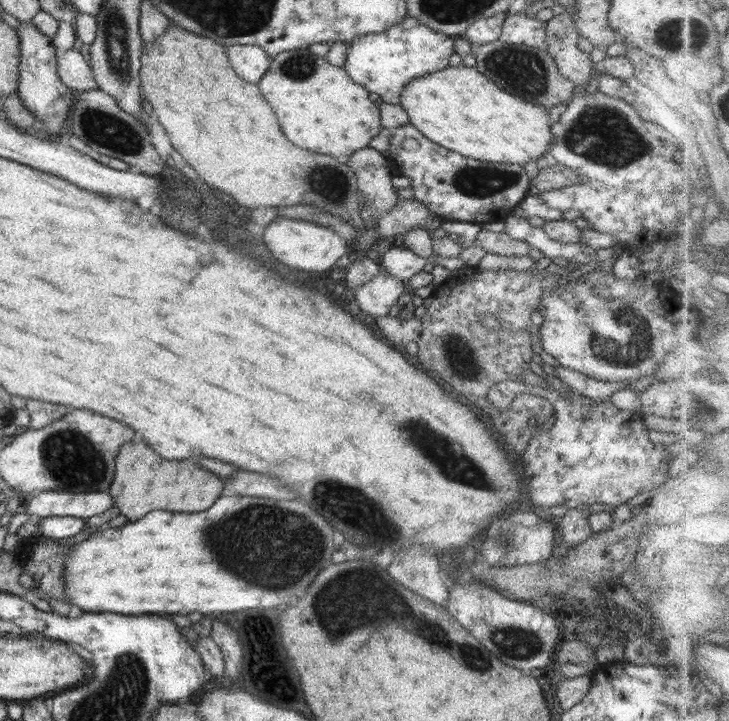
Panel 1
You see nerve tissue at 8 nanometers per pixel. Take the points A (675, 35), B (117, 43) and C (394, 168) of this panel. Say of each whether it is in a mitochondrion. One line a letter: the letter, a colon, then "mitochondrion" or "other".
A: mitochondrion
B: mitochondrion
C: other

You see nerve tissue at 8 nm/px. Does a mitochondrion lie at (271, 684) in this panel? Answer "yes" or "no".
no

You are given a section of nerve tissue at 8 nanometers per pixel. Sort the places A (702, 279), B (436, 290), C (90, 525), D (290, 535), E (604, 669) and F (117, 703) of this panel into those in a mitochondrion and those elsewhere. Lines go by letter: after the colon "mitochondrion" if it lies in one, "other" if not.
A: other
B: other
C: other
D: mitochondrion
E: other
F: mitochondrion

